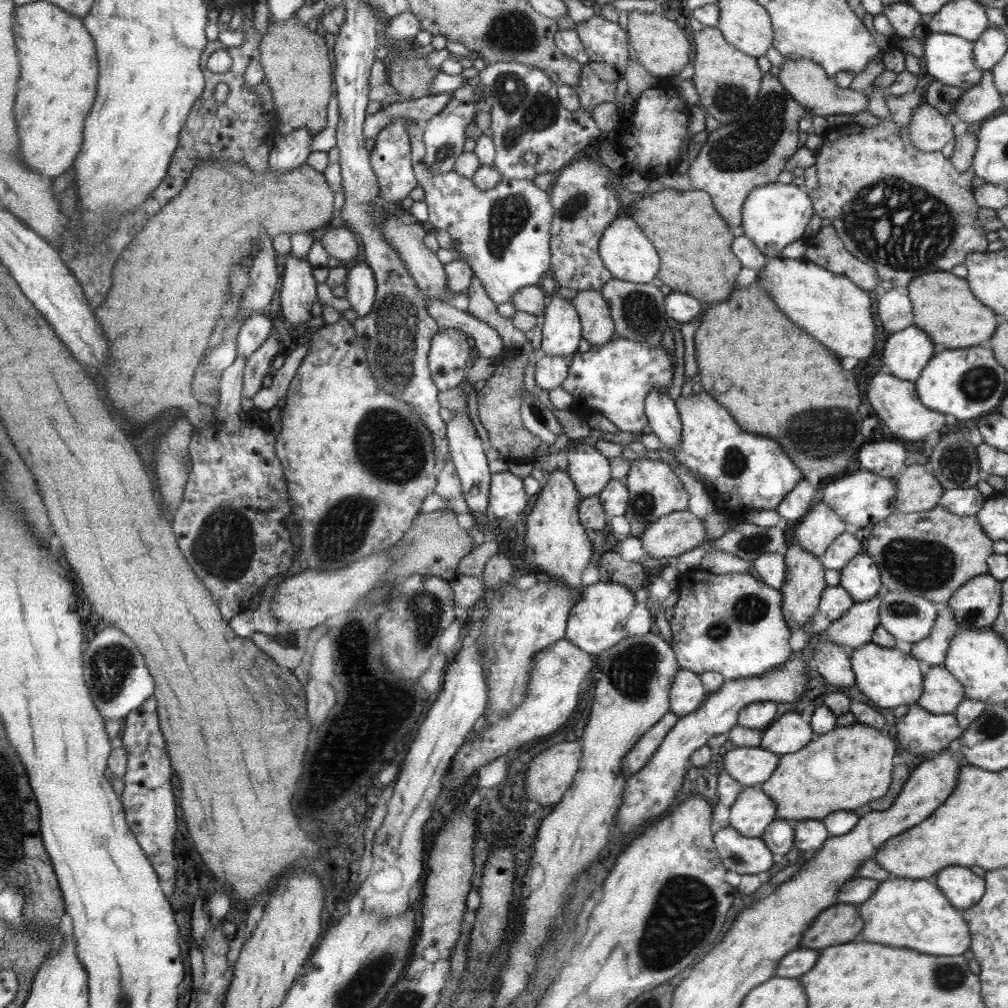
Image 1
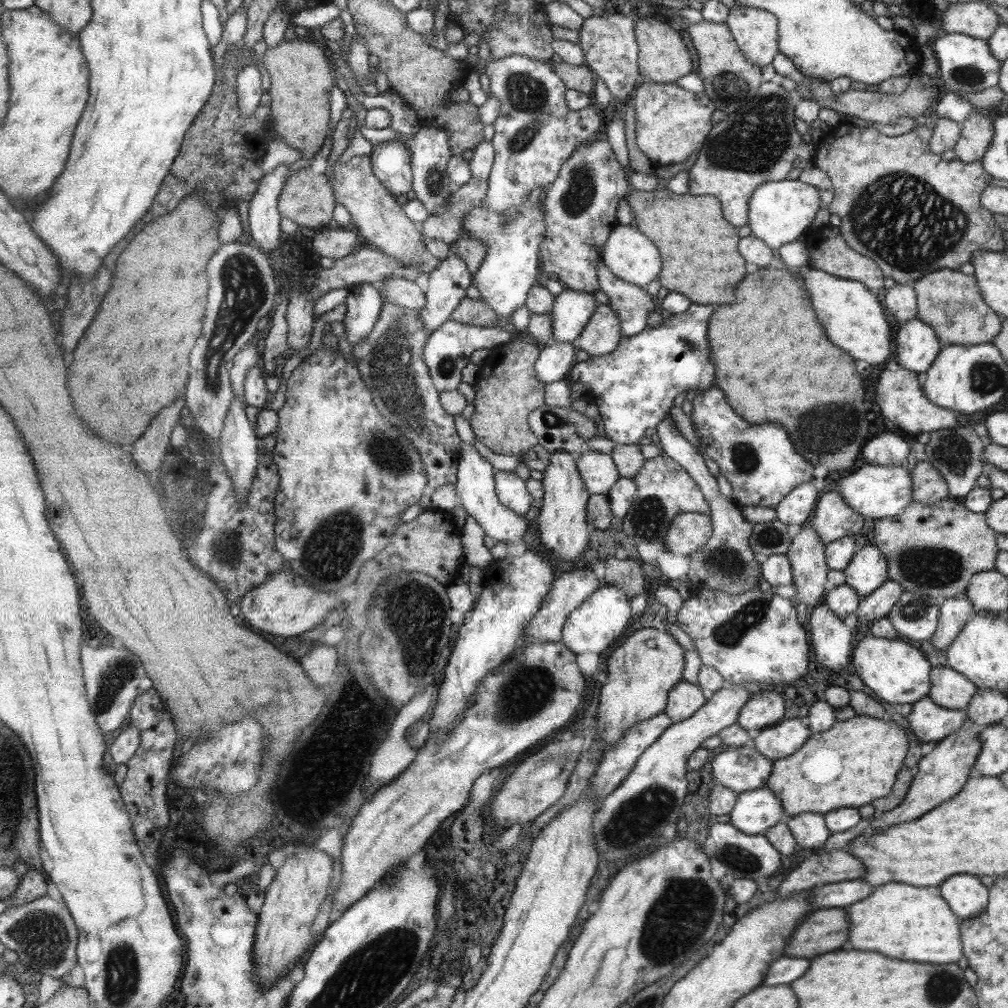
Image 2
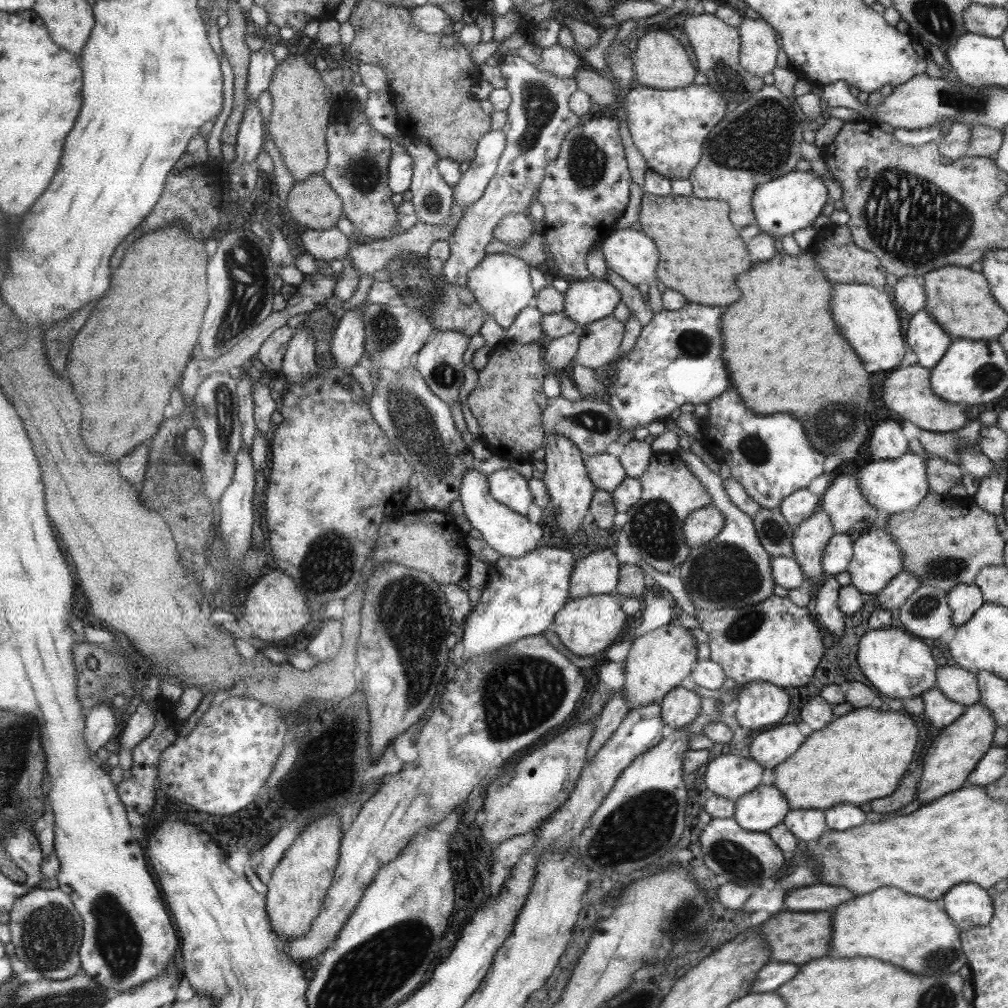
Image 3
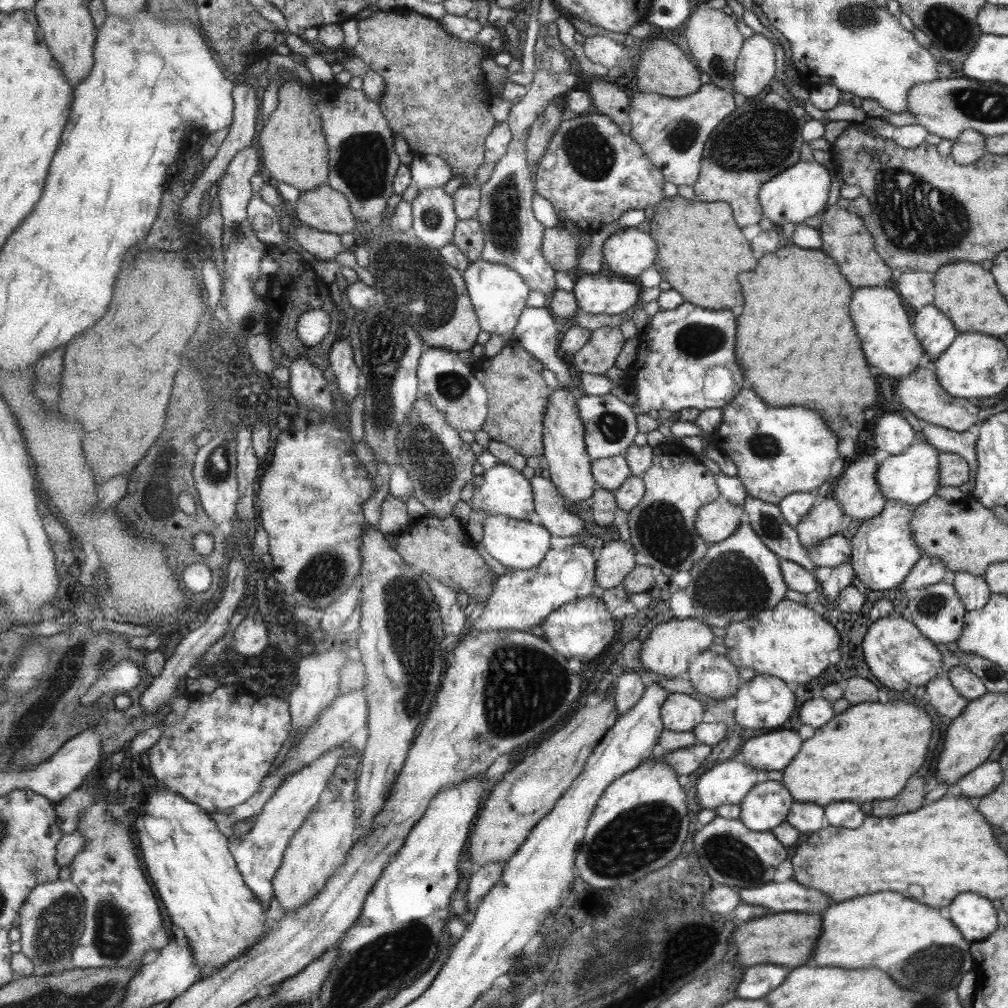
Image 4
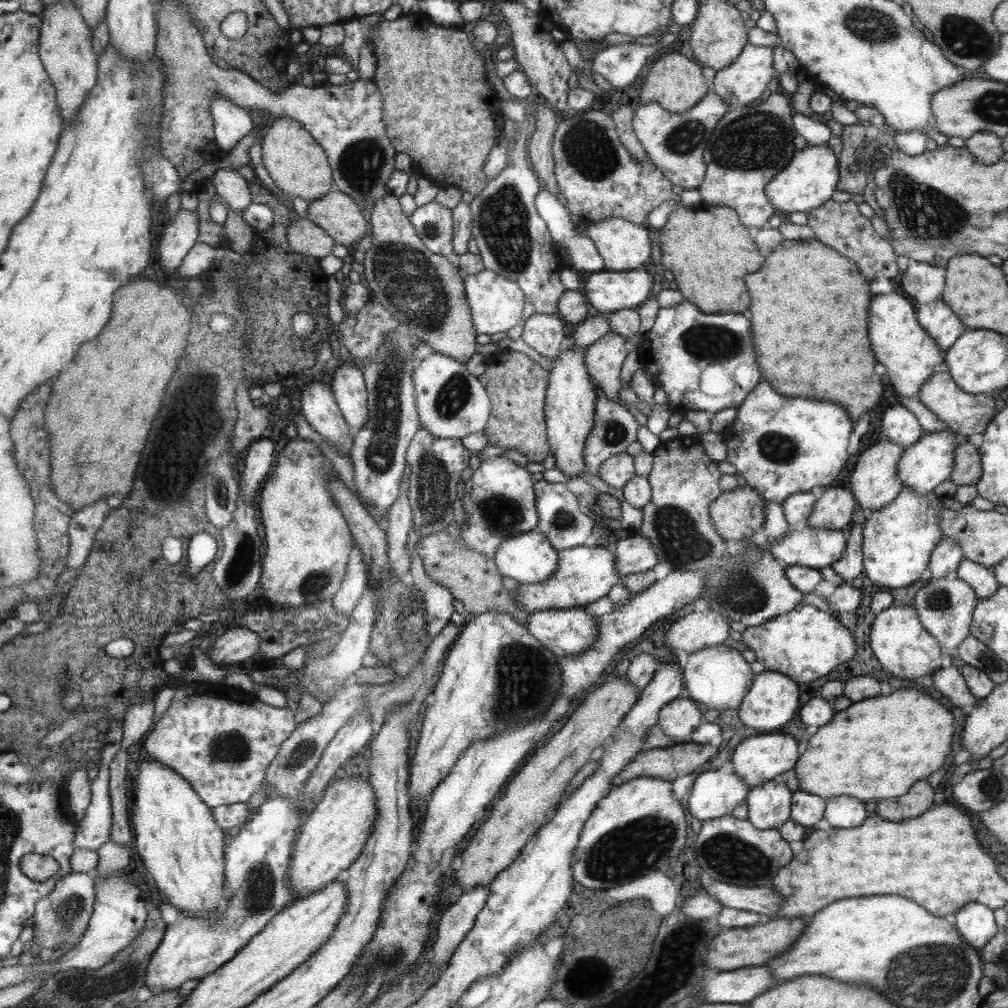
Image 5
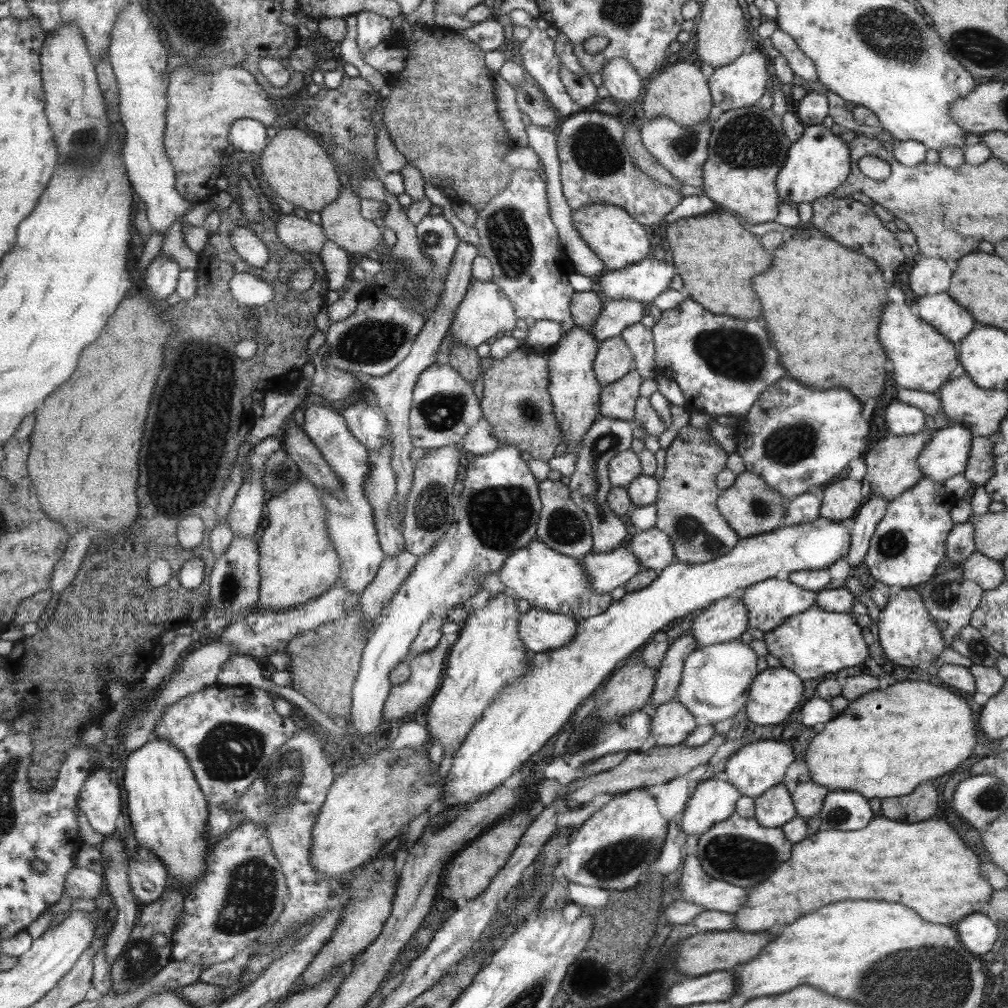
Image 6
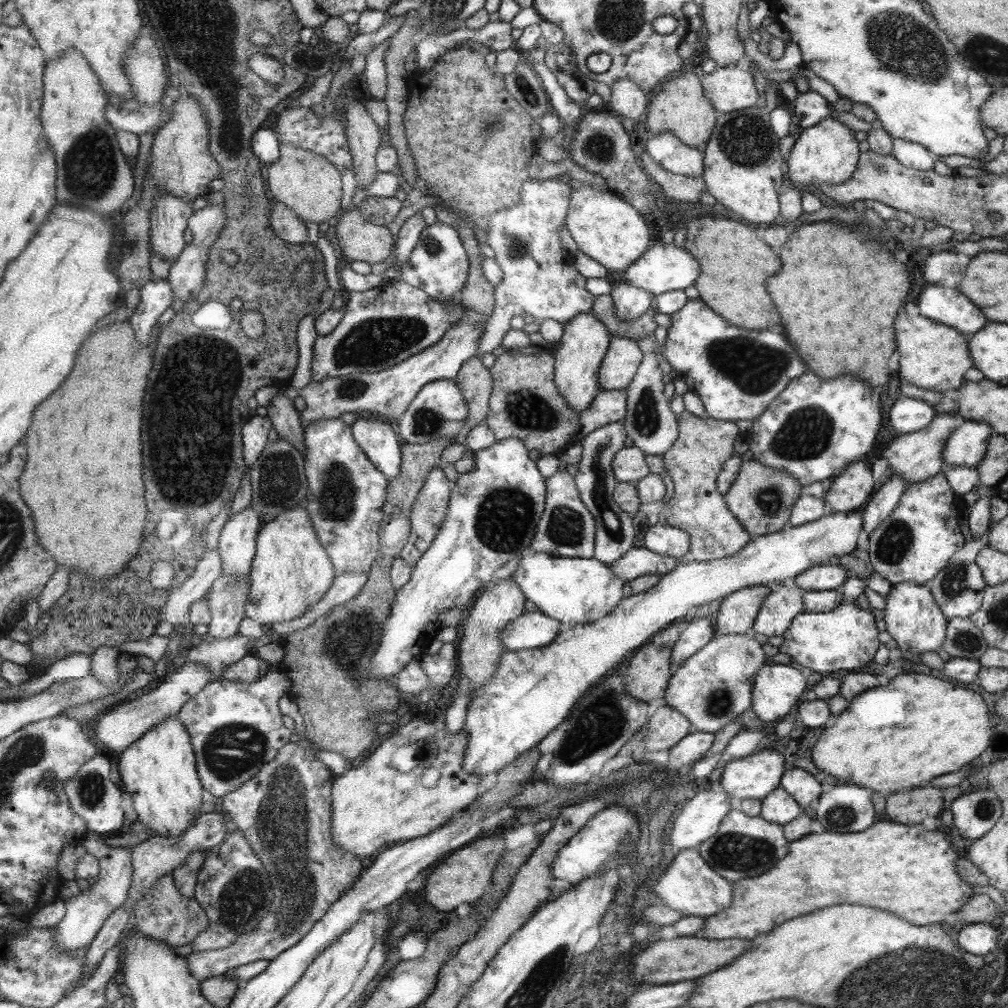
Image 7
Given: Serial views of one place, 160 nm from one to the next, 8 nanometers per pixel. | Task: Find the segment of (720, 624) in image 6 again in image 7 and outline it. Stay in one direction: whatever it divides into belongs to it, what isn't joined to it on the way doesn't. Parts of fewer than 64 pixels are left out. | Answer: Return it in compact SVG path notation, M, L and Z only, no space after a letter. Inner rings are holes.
M765 585L737 590L723 597L715 618L715 635L750 634L755 613L770 590Z

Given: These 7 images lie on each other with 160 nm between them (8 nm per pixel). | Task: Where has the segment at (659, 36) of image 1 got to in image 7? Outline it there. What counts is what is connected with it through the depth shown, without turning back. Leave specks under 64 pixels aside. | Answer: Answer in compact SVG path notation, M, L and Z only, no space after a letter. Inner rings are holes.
M688 71L670 78L650 96L644 126L649 136L671 131L682 143L699 147L711 137L716 124L716 109L704 94L699 77Z

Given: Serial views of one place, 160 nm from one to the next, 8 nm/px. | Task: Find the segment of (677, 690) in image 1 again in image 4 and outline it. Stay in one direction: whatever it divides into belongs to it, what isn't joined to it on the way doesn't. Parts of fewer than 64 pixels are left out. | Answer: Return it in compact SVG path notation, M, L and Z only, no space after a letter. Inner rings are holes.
M668 693L660 710L663 730L673 732L692 731L701 723L706 707L697 698L683 693Z

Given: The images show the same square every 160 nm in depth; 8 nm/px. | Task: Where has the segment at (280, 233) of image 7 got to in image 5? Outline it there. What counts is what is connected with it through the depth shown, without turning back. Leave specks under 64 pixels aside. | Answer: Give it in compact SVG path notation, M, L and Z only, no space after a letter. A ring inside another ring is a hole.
M300 218L294 222L286 223L286 239L288 245L301 255L316 259L329 257L335 243L332 237L309 219Z

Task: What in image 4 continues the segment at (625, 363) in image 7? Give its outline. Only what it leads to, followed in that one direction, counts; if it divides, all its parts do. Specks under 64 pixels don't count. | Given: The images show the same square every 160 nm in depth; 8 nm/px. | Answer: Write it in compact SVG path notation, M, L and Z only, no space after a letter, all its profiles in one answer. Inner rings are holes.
M600 326L590 331L587 342L569 358L569 364L581 373L603 375L615 364L623 346L618 326Z

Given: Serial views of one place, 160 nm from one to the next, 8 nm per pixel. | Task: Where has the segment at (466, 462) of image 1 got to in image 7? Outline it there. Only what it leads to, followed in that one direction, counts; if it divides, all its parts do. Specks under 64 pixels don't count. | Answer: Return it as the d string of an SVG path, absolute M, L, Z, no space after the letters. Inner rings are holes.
M528 552L517 562L510 578L537 606L537 611L557 619L562 627L590 623L603 618L621 601L624 579L617 578L608 565L591 558L554 557L540 552Z

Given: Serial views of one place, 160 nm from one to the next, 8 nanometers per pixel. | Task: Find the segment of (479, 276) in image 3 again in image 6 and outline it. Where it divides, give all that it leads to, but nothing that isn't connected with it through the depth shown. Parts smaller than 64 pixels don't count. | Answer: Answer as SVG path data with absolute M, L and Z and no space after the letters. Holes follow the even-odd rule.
M472 278L463 298L454 310L454 317L449 326L449 331L447 331L443 342L440 344L438 360L434 363L446 361L447 354L451 352L452 346L457 343L469 345L475 349L478 344L489 340L491 336L499 335L499 332L513 330L515 320L518 318L518 316L515 316L515 311L516 309L509 300L508 295L500 289L500 286L497 286L497 283L493 281L481 282Z

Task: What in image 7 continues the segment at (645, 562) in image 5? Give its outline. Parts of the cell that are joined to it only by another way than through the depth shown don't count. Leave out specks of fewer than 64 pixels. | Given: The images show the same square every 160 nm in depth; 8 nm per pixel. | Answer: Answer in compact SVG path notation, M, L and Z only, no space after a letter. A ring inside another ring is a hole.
M660 523L651 526L645 534L641 546L661 556L676 558L679 562L687 557L690 539L681 528L664 526Z

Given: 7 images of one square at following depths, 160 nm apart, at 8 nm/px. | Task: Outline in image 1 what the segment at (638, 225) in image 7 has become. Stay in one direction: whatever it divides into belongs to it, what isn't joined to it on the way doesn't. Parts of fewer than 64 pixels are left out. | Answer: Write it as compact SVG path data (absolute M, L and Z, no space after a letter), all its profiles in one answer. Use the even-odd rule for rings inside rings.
M624 214L617 217L604 230L599 242L599 255L612 278L624 279L633 283L649 283L655 278L655 274L659 270L659 260L657 260L657 254L655 254L651 242L645 236L637 228L636 221Z

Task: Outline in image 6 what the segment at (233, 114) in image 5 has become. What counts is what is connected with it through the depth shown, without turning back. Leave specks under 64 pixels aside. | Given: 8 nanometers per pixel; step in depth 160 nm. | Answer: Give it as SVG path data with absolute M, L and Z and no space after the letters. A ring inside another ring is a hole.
M240 119L233 122L228 130L228 143L234 150L246 152L248 156L259 153L267 146L266 127L253 119Z

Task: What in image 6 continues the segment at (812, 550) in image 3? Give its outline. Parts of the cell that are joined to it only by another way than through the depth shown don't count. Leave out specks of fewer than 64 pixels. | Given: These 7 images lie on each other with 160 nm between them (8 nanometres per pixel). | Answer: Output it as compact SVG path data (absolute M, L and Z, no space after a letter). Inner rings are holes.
M845 478L822 489L819 517L833 521L851 520L861 502L861 481Z

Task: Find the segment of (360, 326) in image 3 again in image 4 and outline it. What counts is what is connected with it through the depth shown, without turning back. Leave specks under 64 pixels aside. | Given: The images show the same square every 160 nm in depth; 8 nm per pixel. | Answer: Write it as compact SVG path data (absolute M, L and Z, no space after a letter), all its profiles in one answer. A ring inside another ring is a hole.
M348 337L336 338L331 345L328 361L330 362L329 370L336 378L339 393L347 395L347 400L351 402L358 392L357 379L360 371L353 363L353 350Z

